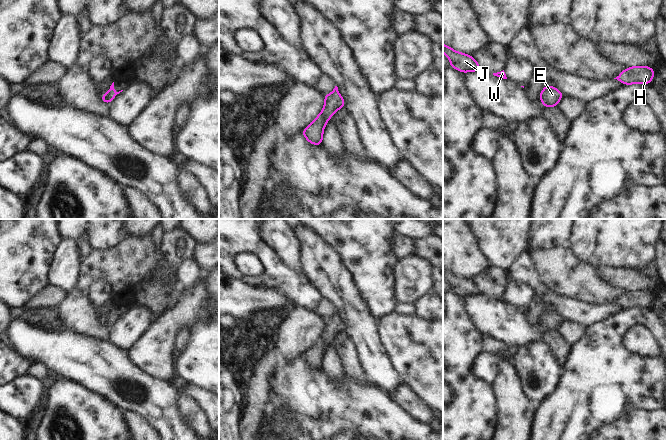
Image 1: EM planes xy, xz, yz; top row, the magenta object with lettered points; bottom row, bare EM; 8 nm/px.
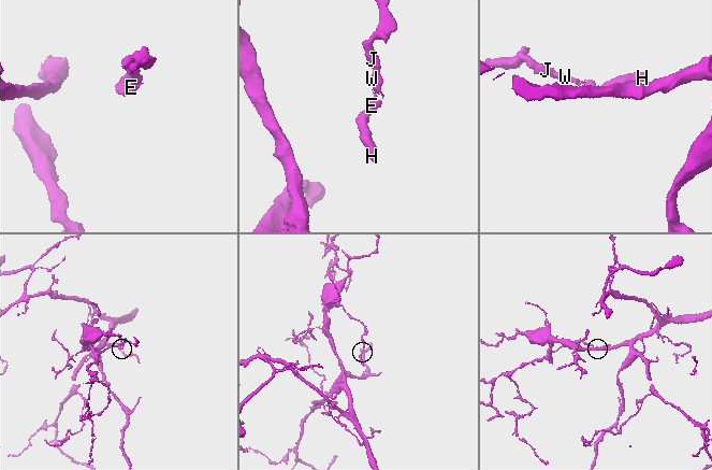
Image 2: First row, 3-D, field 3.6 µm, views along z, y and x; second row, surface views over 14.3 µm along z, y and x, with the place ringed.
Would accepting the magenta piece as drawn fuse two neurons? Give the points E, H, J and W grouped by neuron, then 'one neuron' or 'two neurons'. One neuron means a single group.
E H J W | one neuron

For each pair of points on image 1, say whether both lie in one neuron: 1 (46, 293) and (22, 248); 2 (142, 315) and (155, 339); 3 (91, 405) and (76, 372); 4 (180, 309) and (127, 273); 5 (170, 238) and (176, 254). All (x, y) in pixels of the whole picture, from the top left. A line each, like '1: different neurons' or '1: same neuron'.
1: different neurons
2: different neurons
3: different neurons
4: different neurons
5: same neuron

